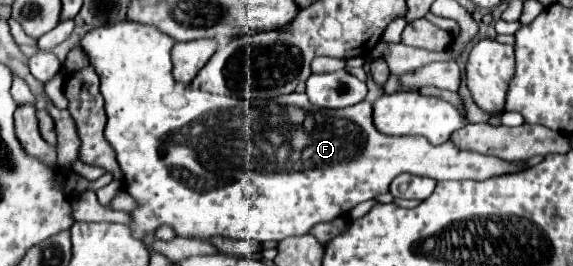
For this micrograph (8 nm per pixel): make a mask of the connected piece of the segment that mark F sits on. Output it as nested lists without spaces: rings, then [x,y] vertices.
[[[130,20],[118,22],[118,24],[114,24],[114,26],[102,26],[102,28],[96,28],[96,30],[88,32],[88,34],[82,38],[82,42],[80,42],[80,46],[84,48],[84,52],[90,56],[90,62],[92,62],[92,66],[94,66],[96,74],[100,76],[100,92],[102,92],[102,96],[104,96],[104,108],[106,108],[106,116],[108,116],[108,122],[106,122],[106,128],[104,128],[104,138],[108,140],[108,144],[112,146],[112,150],[116,152],[116,160],[118,160],[118,164],[120,164],[120,168],[122,168],[122,172],[124,172],[124,184],[126,184],[128,194],[140,204],[140,208],[132,212],[132,224],[130,224],[130,228],[132,228],[134,238],[142,238],[144,234],[154,232],[160,224],[170,224],[170,226],[174,228],[176,236],[184,236],[184,238],[190,238],[190,236],[206,236],[206,238],[208,238],[208,236],[224,236],[224,238],[240,238],[240,240],[256,240],[256,242],[266,242],[266,240],[276,240],[276,242],[278,242],[278,240],[288,238],[288,236],[302,236],[302,234],[310,232],[312,226],[316,226],[316,224],[320,224],[320,222],[330,222],[330,220],[334,220],[334,218],[338,218],[338,216],[348,216],[350,210],[352,210],[354,206],[358,206],[360,202],[366,202],[366,200],[372,200],[372,198],[376,198],[376,196],[380,196],[380,194],[390,192],[390,182],[392,182],[398,174],[402,174],[402,172],[410,172],[410,174],[416,174],[416,176],[428,176],[428,178],[432,178],[432,180],[468,180],[468,178],[470,178],[470,180],[486,180],[486,178],[490,178],[490,176],[508,174],[508,172],[518,172],[518,170],[524,168],[522,162],[504,162],[504,160],[500,160],[500,158],[492,158],[492,156],[484,156],[484,154],[476,154],[476,152],[468,152],[468,150],[458,150],[452,142],[434,146],[434,144],[430,144],[426,138],[410,138],[410,136],[396,138],[396,136],[384,136],[384,134],[380,134],[380,132],[374,128],[374,124],[372,124],[372,104],[366,102],[366,100],[360,102],[360,104],[356,104],[356,106],[342,108],[342,110],[326,110],[326,108],[316,108],[316,106],[312,106],[310,100],[306,98],[306,94],[296,94],[296,92],[292,92],[292,94],[288,94],[288,96],[280,96],[280,98],[270,100],[270,104],[268,104],[268,114],[264,114],[264,110],[262,110],[262,114],[256,114],[254,118],[252,118],[252,116],[246,116],[246,110],[244,110],[246,104],[244,104],[242,100],[238,100],[238,106],[236,106],[236,100],[230,98],[230,96],[222,96],[222,98],[220,98],[218,94],[208,94],[208,92],[204,92],[204,90],[194,90],[190,84],[180,84],[180,82],[176,82],[176,80],[172,78],[172,60],[170,60],[170,58],[172,58],[170,52],[172,52],[172,46],[174,46],[174,44],[176,44],[174,38],[162,34],[162,32],[156,30],[154,26],[146,26],[146,24],[140,24],[140,22],[130,22]]]

